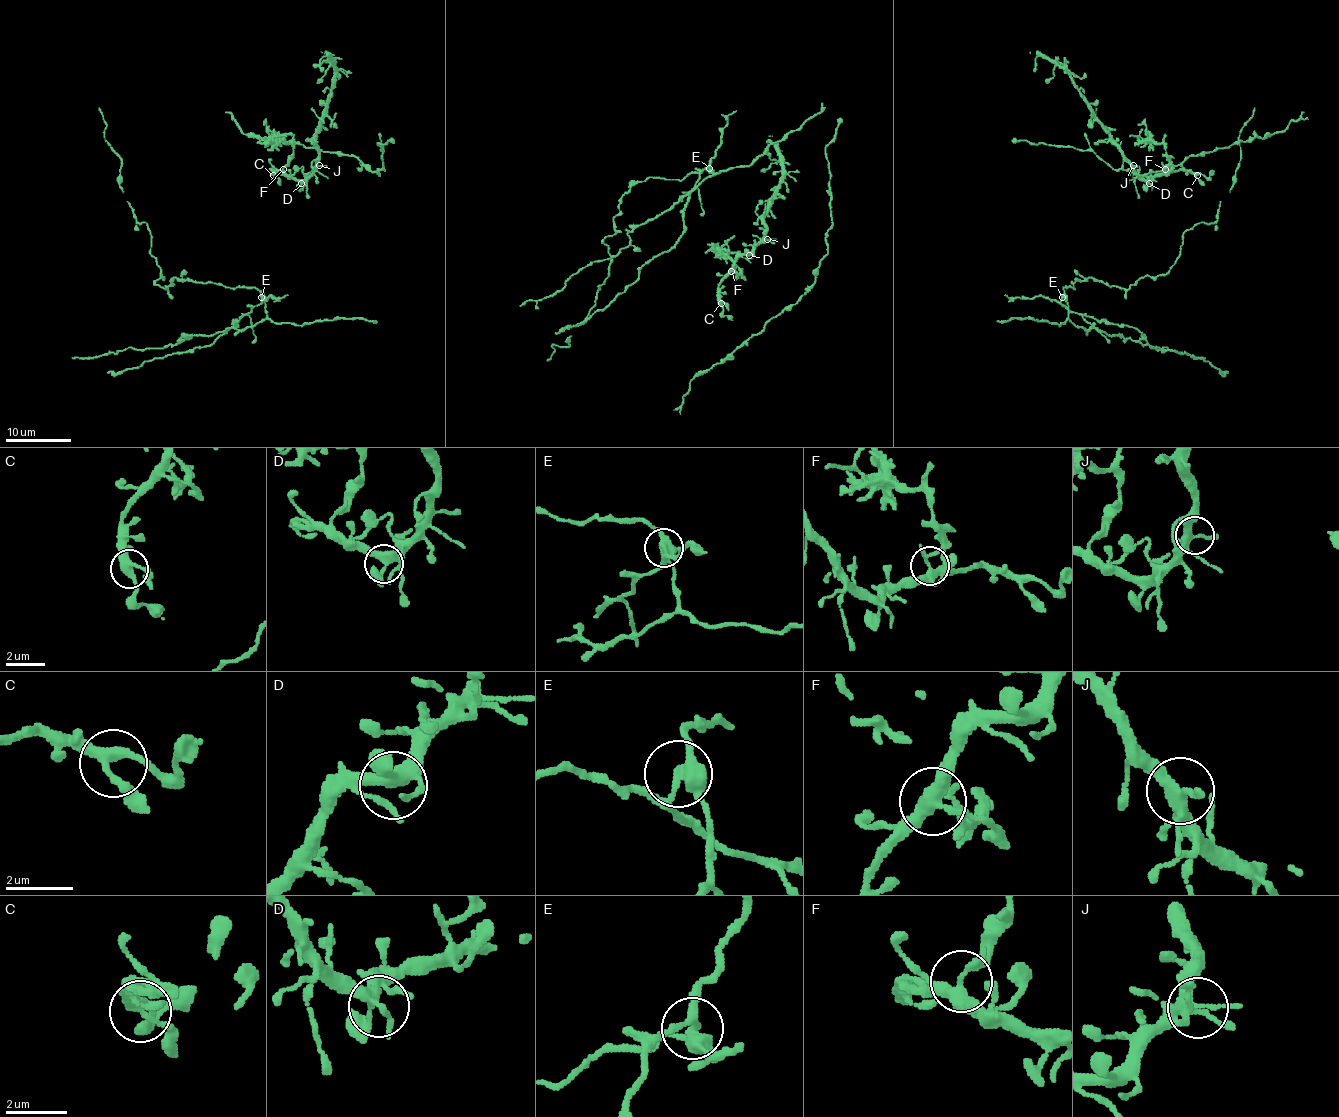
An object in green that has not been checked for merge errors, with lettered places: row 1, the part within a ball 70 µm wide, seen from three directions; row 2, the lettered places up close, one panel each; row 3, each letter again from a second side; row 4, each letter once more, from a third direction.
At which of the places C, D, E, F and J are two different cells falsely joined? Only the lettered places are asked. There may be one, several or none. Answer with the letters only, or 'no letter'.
E, F

